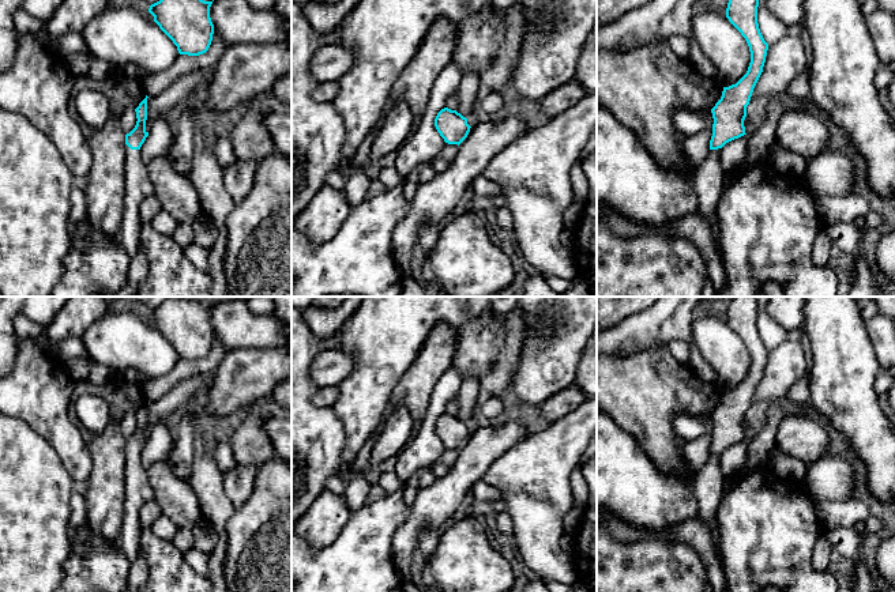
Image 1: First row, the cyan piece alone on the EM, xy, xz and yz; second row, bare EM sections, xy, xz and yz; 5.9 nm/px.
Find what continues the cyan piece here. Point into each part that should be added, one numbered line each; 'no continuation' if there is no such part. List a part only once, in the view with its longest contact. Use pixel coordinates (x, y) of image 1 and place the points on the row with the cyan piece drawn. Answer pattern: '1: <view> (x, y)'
1: xy (138, 185)

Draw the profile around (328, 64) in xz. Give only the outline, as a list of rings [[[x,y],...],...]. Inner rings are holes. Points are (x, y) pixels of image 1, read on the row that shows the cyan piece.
[[[338,44],[317,50],[311,64],[311,72],[319,82],[336,82],[354,64],[353,50]]]

